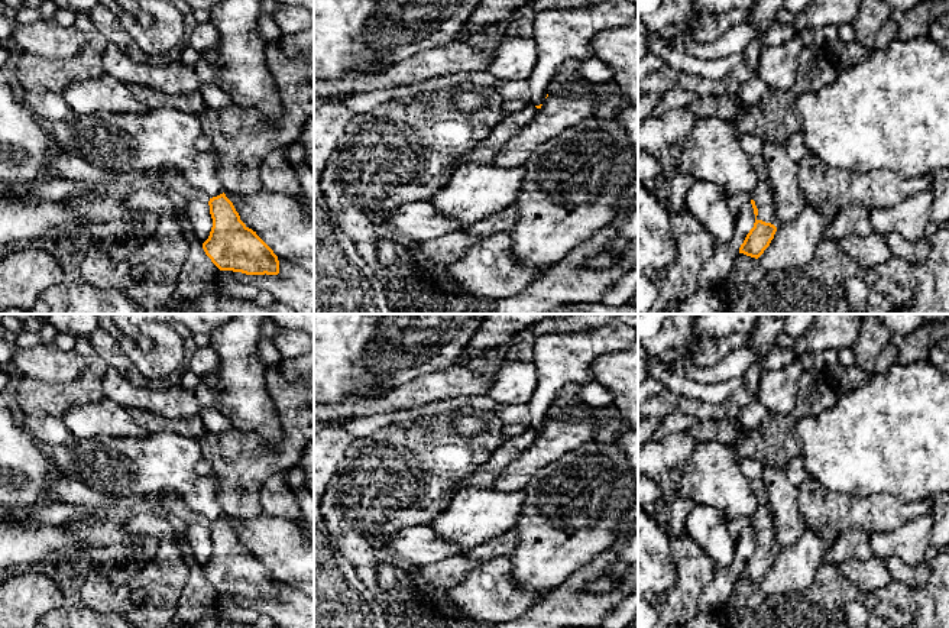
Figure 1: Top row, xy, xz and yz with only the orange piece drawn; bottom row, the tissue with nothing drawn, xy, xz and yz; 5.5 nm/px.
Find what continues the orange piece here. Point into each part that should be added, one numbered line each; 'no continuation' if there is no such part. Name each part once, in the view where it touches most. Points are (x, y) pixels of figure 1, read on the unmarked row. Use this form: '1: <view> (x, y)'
1: yz (761, 520)

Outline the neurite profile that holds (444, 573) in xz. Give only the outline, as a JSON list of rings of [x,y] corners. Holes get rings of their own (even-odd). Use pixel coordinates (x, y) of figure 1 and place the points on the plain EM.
[[[461,556],[422,566],[418,570],[418,574],[433,586],[447,590],[482,564],[482,561],[474,561],[466,556]]]

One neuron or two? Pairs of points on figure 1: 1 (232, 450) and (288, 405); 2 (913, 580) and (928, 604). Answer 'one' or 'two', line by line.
1: one
2: two

